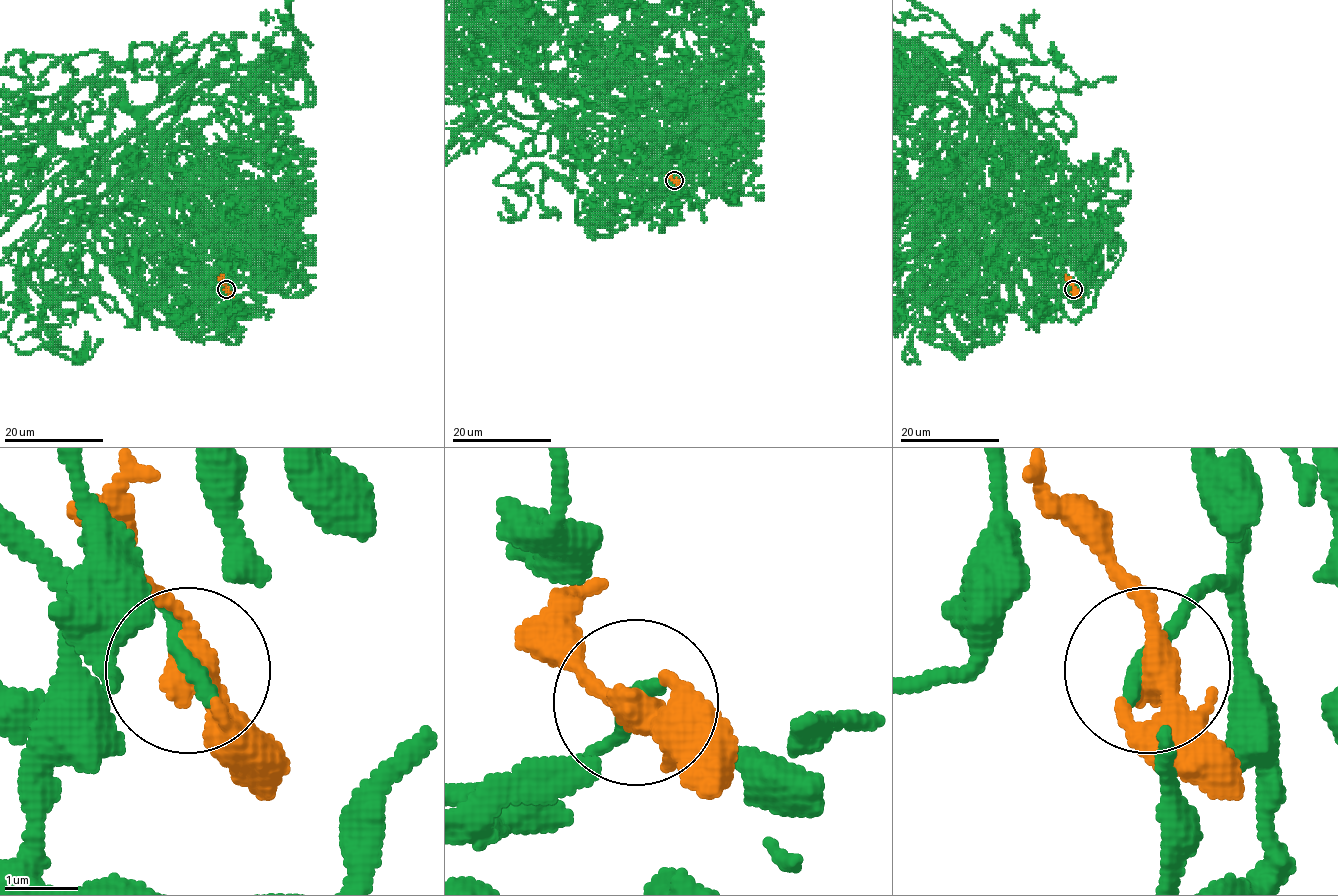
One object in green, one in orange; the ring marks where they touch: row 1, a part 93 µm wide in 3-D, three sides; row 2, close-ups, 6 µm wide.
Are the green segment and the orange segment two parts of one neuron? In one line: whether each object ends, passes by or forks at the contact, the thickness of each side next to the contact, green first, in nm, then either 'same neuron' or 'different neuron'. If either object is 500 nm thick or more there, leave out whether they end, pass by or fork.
green ends there; orange forks there; 240 nm thick on the green side, 320 nm on the other; same neuron

